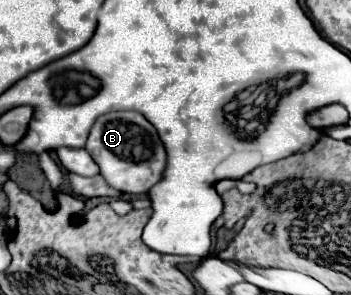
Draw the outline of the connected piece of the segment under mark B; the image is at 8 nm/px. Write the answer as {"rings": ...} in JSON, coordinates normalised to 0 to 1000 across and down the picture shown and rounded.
{"rings":[[[305,380],[282,393],[259,434],[242,508],[288,569],[288,597],[311,631],[362,658],[413,658],[470,576],[470,502],[447,441],[396,380]]]}

